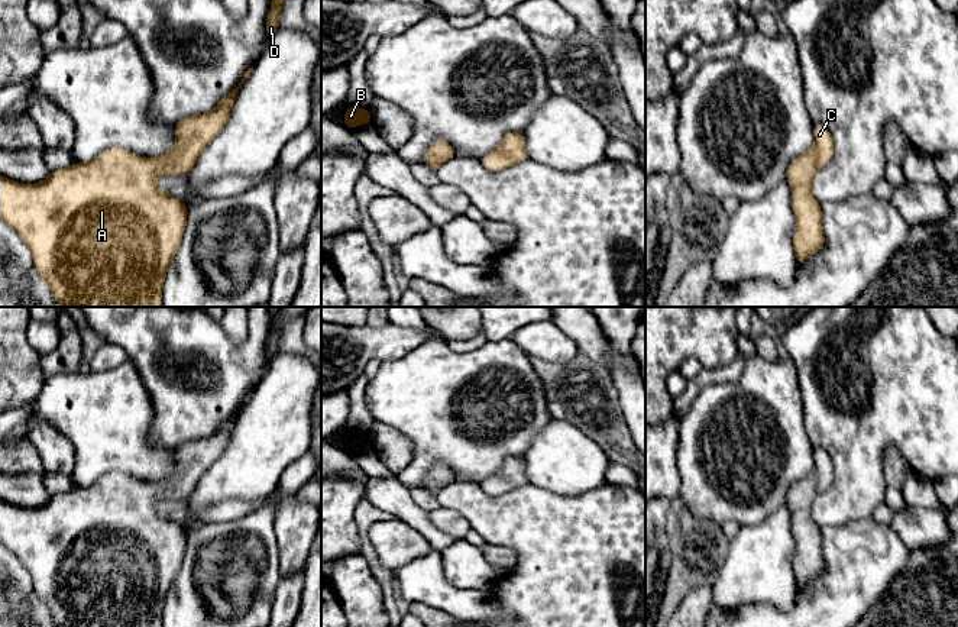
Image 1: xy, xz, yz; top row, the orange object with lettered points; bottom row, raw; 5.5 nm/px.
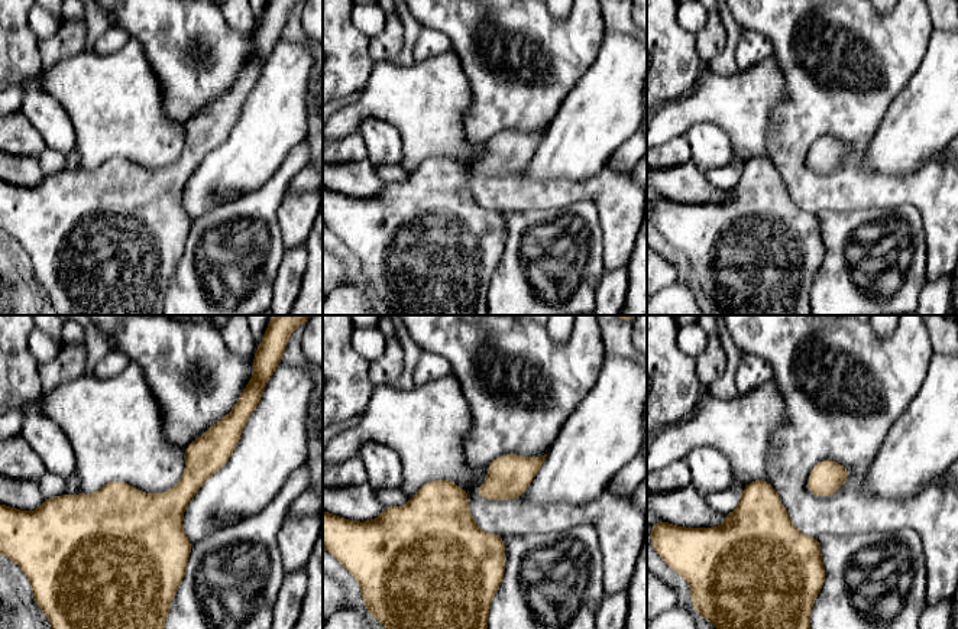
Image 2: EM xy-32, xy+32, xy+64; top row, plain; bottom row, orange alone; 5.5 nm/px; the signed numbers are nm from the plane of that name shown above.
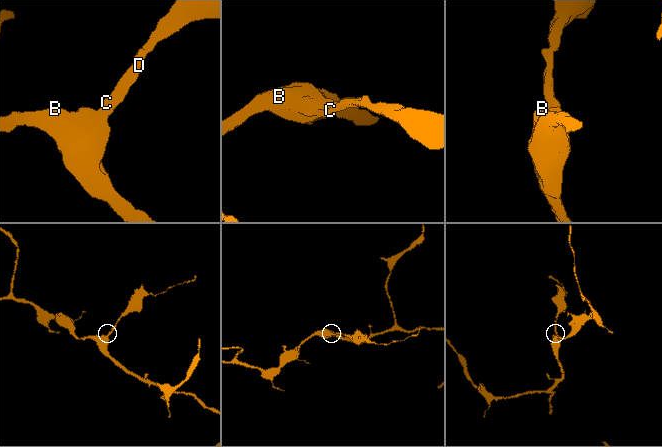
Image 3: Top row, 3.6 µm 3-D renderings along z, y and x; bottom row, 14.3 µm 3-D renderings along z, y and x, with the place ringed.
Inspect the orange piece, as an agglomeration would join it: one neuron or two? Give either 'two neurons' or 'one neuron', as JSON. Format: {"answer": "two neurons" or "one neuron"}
{"answer": "one neuron"}

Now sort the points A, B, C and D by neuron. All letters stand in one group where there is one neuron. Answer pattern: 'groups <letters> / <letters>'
groups A B C D

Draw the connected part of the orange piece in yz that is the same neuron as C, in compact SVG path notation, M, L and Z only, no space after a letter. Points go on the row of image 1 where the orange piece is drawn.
M813 123L813 146L792 161L786 181L792 190L792 207L796 217L793 249L796 264L825 245L821 204L812 195L812 178L834 155L834 140L828 129Z

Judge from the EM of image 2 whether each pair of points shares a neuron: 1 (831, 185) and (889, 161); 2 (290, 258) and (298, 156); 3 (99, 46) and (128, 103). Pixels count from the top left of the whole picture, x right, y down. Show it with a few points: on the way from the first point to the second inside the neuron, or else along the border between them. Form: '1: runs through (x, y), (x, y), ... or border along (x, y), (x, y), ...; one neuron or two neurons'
1: border along (873, 135), (866, 164), (879, 171), (905, 175); two neurons
2: border along (284, 250), (272, 282); two neurons
3: border along (129, 38), (115, 52), (96, 54), (91, 51); two neurons

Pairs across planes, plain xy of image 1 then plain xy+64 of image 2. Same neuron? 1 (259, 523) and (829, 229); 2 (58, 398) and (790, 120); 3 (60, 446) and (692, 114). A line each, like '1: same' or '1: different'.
1: same
2: different
3: different

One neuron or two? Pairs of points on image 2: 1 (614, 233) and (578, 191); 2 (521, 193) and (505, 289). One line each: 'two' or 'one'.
1: one
2: two

